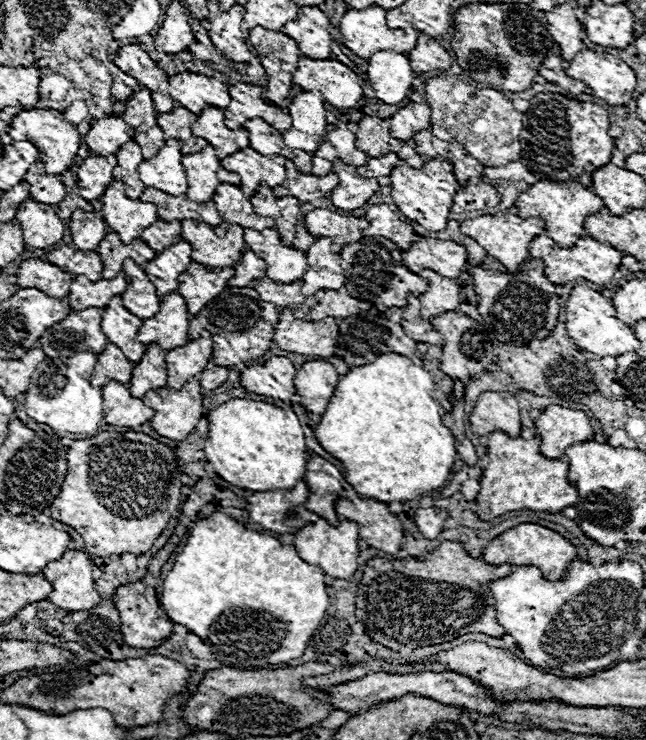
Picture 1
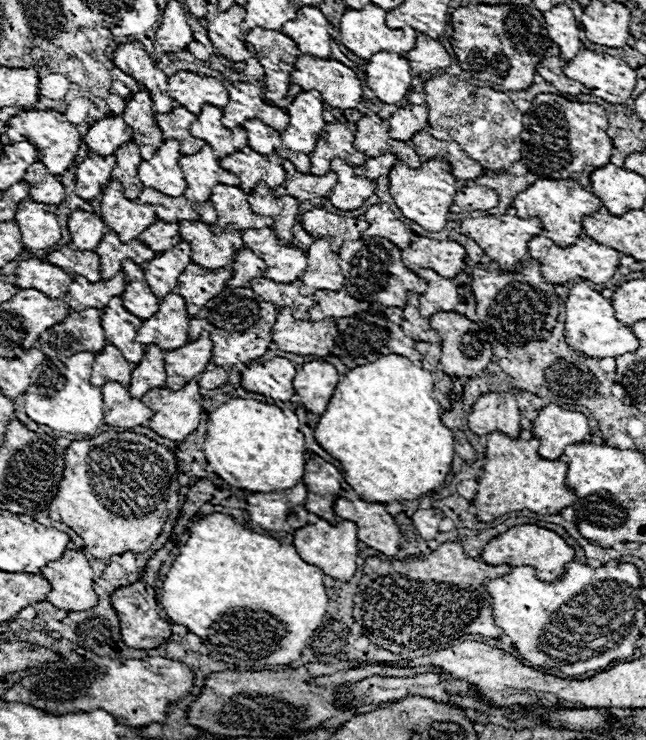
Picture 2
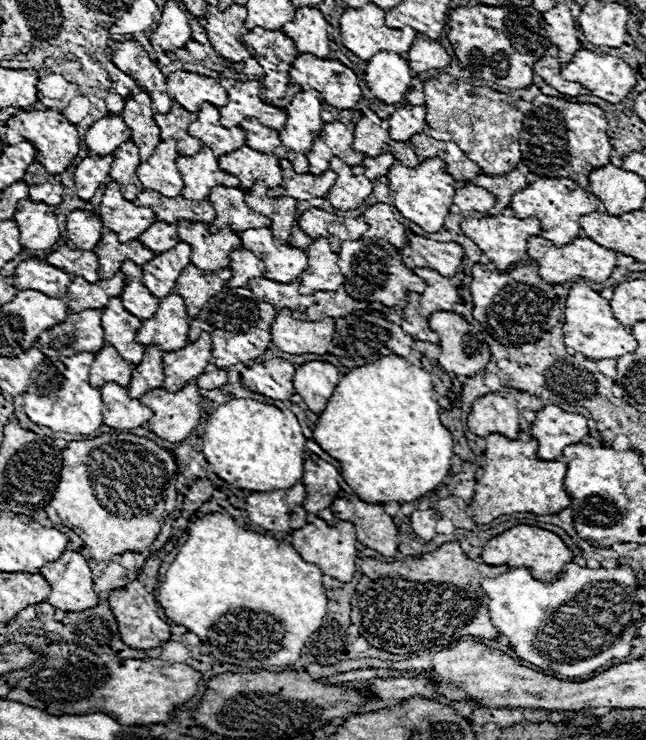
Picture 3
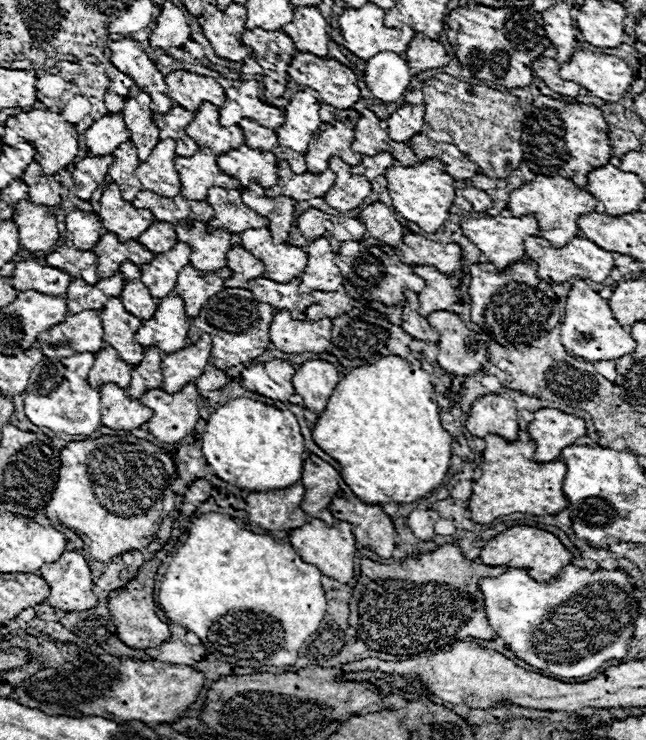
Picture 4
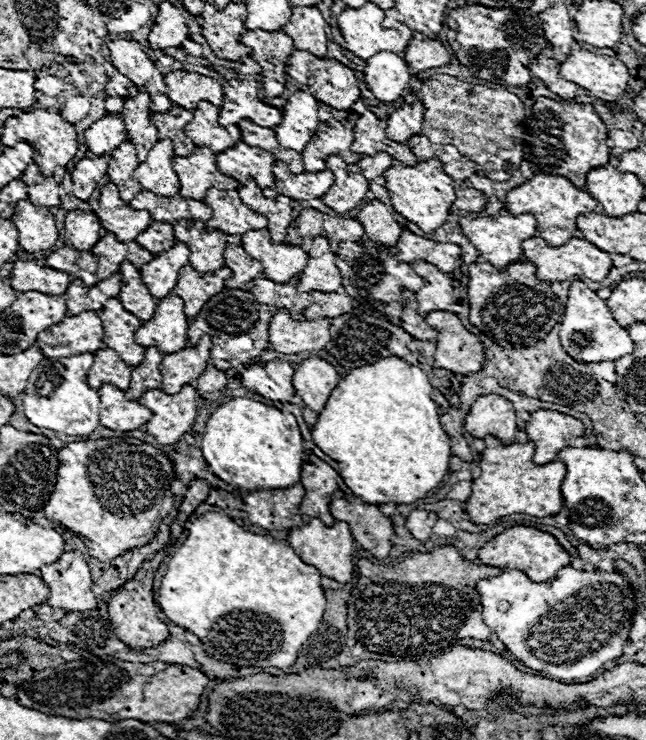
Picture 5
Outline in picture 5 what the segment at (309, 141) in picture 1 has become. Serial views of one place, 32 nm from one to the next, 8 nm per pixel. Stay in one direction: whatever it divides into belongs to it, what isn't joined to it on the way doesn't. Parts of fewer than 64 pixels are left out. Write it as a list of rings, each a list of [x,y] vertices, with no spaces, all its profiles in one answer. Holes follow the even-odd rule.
[[[294,92],[284,106],[284,120],[274,128],[282,148],[302,152],[318,130],[318,100],[310,92]]]

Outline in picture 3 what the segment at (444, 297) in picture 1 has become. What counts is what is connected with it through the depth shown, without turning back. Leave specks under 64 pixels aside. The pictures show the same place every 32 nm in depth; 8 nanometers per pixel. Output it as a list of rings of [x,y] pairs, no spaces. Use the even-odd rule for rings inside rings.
[[[418,268],[414,270],[422,280],[428,282],[428,288],[420,294],[420,316],[428,318],[432,312],[452,312],[454,304],[460,302],[456,286],[432,268]]]

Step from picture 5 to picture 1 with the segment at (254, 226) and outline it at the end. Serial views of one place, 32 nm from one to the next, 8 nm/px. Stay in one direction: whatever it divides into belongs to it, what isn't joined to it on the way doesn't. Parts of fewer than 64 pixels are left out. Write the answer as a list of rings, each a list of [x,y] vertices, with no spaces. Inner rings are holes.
[[[220,184],[220,188],[216,188],[216,196],[212,200],[216,202],[216,208],[222,216],[222,222],[238,224],[242,228],[254,228],[254,230],[264,230],[264,228],[274,226],[274,218],[258,216],[252,210],[250,200],[242,192],[240,186]]]

